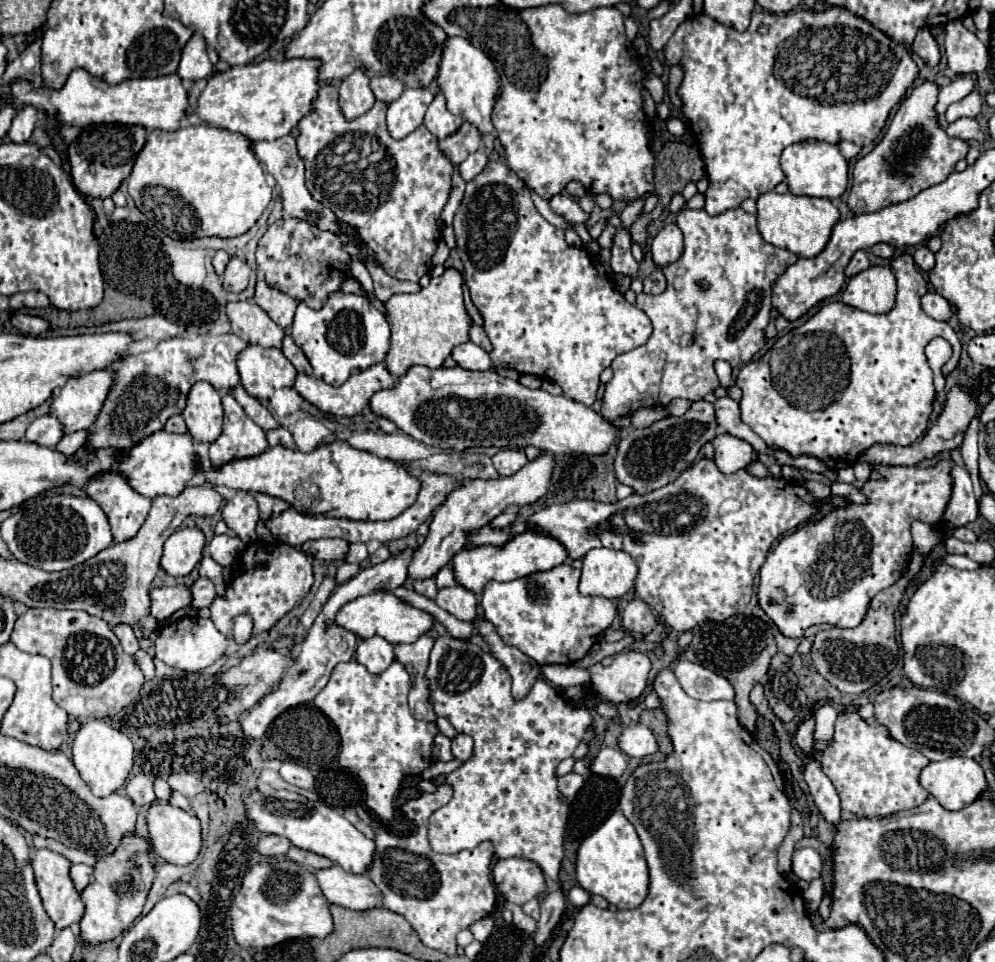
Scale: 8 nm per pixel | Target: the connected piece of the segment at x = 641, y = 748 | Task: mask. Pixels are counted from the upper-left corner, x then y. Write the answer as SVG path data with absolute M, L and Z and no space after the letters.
M639 722L629 724L621 730L617 746L627 756L635 756L635 758L643 758L643 756L649 756L649 754L657 752L657 742L655 742L653 732Z

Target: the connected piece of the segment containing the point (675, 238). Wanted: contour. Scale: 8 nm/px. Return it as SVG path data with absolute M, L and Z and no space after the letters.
M667 224L651 244L651 256L657 266L667 266L677 262L683 254L683 234L677 224Z

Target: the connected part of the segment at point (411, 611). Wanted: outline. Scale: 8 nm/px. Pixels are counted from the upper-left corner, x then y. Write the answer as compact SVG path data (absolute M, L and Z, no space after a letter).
M375 592L375 594L369 594L369 596L359 596L357 600L345 604L339 610L335 622L341 624L343 628L351 630L359 638L371 638L371 636L379 634L391 644L401 644L401 642L411 644L419 636L429 632L433 628L435 620L433 620L433 616L429 612L423 612L423 610L419 610L415 606L409 606L405 600L399 600L391 592Z

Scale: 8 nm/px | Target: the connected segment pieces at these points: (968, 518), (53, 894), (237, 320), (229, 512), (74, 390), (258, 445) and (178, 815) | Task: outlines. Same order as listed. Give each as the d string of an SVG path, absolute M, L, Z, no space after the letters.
M955 466L951 476L953 476L953 496L945 510L945 520L951 526L965 526L969 522L975 522L979 516L977 498L973 494L971 478L965 468Z
M41 848L33 854L33 870L35 870L35 882L37 882L37 888L39 888L39 894L41 894L41 900L43 900L43 906L49 914L49 918L53 920L55 928L57 930L63 930L67 926L73 926L81 920L83 912L85 912L85 906L81 902L81 896L79 892L75 890L71 878L69 878L69 860L57 852L51 852L47 848Z
M253 300L227 304L227 316L233 334L237 334L247 344L257 344L263 348L281 348L285 330L279 328Z
M237 492L221 510L221 518L243 544L253 544L257 540L255 526L259 520L259 508L251 492Z
M95 370L71 378L53 398L51 414L57 416L67 434L89 428L115 384L115 370Z
M231 394L223 396L225 424L221 436L209 448L209 460L213 466L231 462L233 458L257 456L269 448L265 430L259 428Z
M153 802L149 806L147 826L149 826L151 844L163 860L167 860L171 864L177 864L177 866L187 866L199 856L199 850L201 850L201 822L195 814L185 812L181 808L175 808L171 804Z

